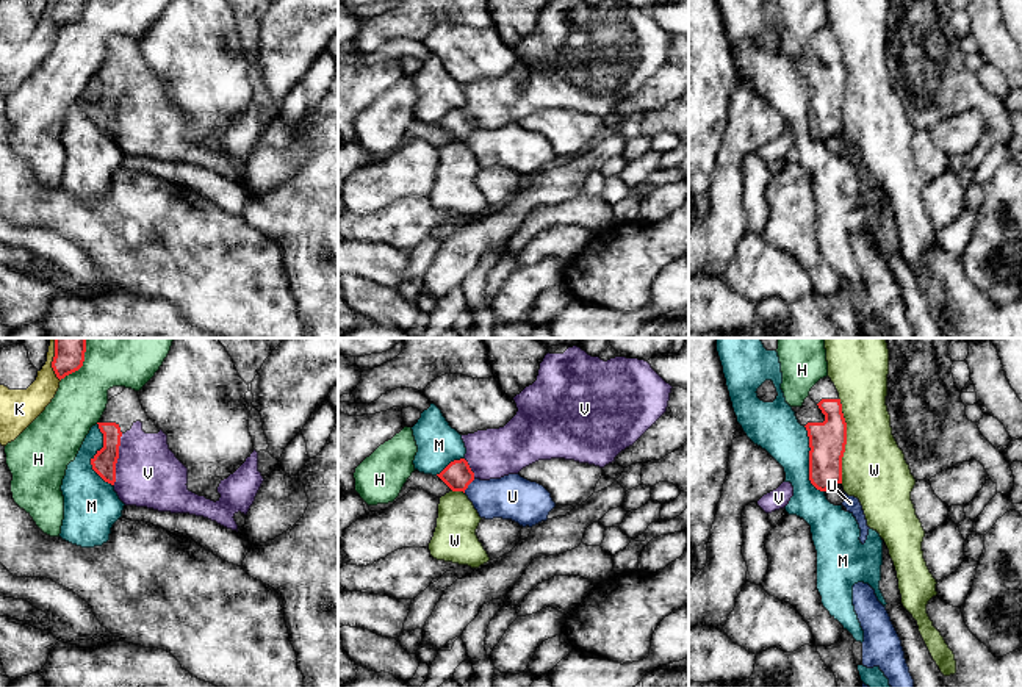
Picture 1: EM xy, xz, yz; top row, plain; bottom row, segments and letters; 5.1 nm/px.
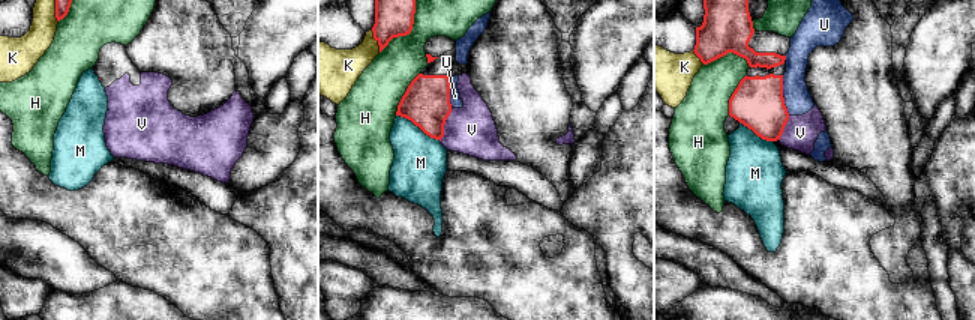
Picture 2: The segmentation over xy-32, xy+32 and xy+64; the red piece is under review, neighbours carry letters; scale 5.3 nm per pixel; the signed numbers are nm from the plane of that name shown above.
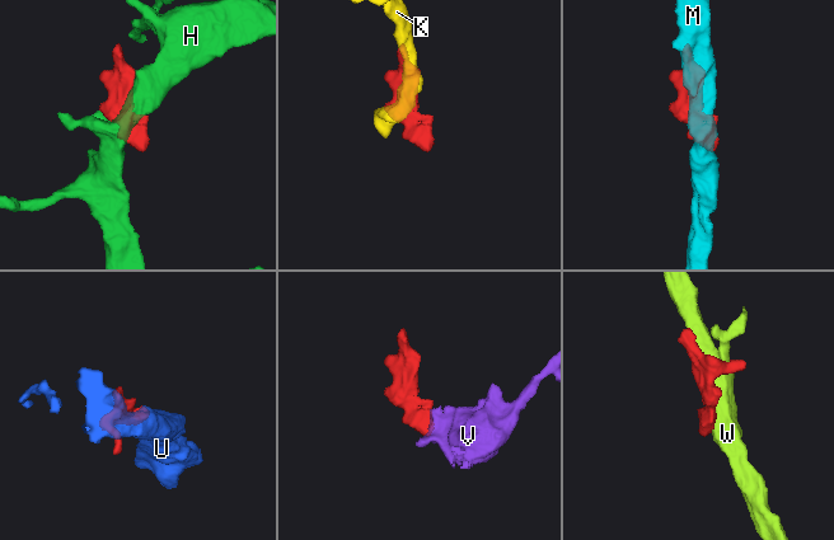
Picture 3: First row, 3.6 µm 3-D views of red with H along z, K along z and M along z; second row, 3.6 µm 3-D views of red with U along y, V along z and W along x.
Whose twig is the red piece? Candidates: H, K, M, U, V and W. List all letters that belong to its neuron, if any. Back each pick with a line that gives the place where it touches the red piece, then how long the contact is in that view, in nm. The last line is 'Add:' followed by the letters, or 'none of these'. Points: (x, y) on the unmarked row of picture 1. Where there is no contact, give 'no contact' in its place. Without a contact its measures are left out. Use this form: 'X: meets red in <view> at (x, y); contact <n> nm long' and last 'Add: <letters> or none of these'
V: meets red in xy at (116, 110); contact 280 nm long
Add: V

